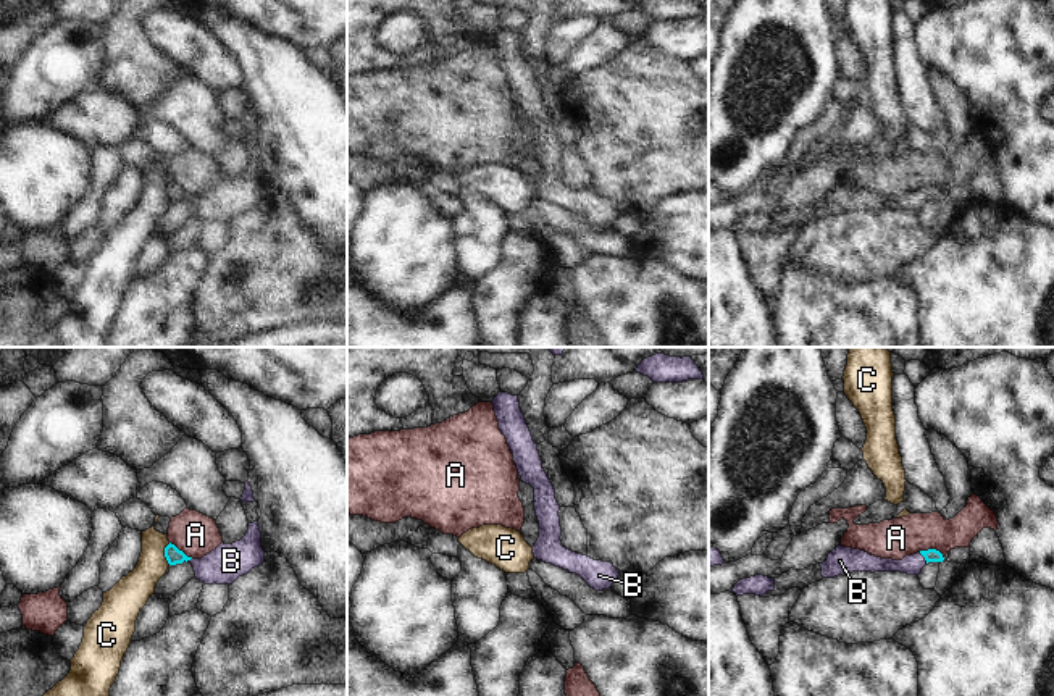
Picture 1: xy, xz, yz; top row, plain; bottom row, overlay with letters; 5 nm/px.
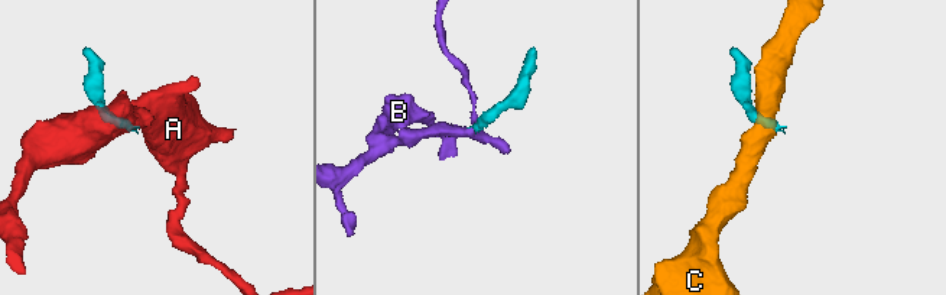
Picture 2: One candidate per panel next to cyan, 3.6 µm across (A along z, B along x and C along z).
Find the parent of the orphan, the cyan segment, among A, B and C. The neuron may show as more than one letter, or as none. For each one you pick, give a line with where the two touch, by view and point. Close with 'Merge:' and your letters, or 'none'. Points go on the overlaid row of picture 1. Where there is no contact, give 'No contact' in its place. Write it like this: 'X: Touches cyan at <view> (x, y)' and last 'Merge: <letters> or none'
B: Touches cyan at yz (924, 556)
Merge: B

